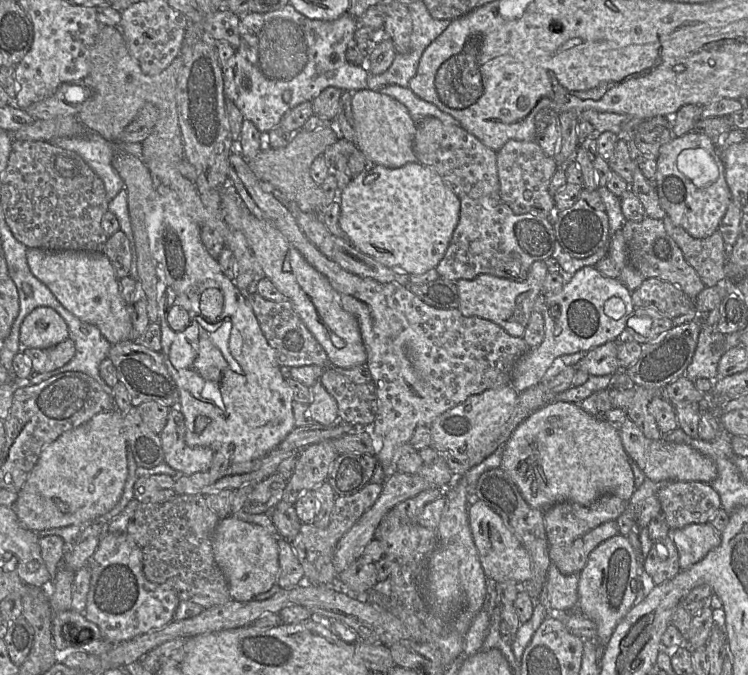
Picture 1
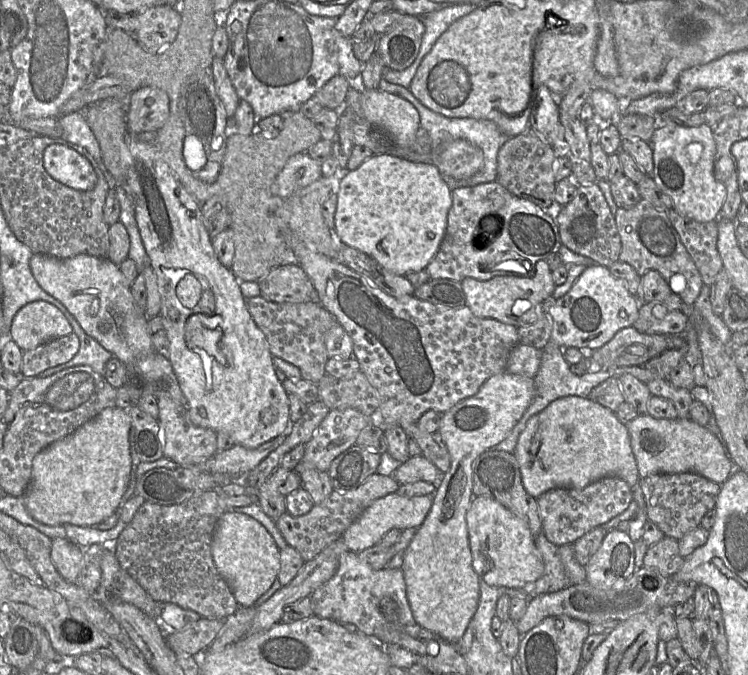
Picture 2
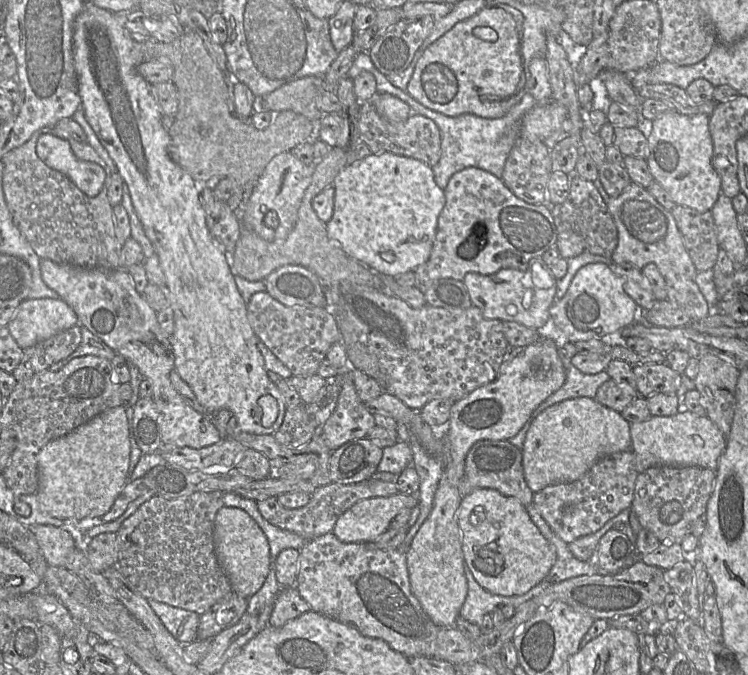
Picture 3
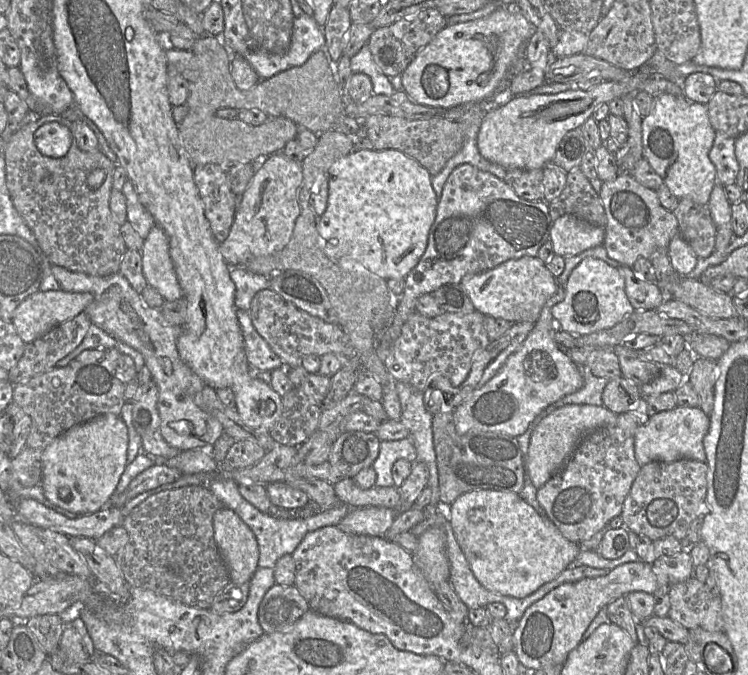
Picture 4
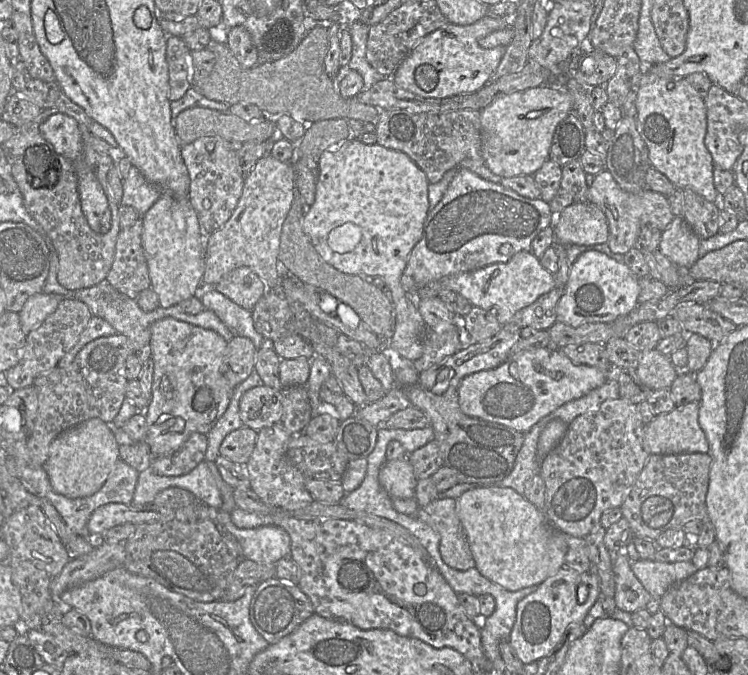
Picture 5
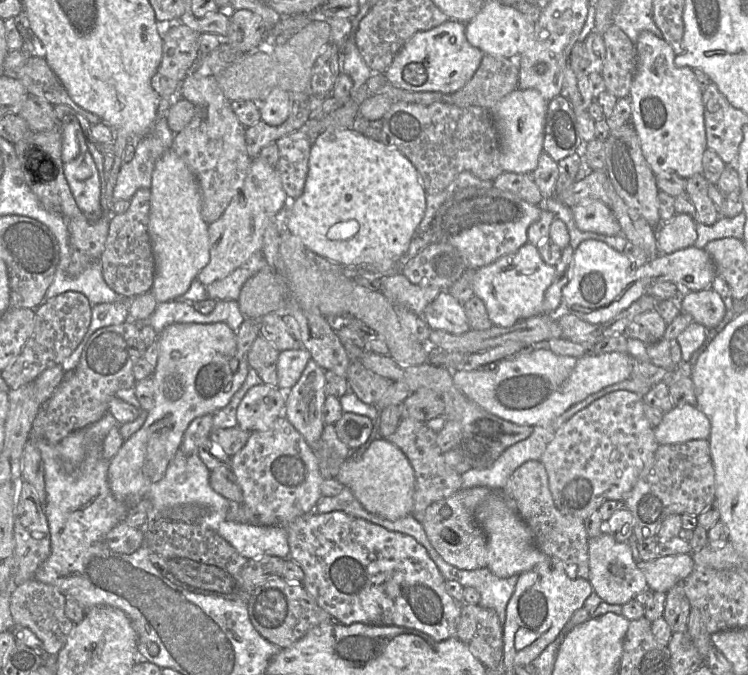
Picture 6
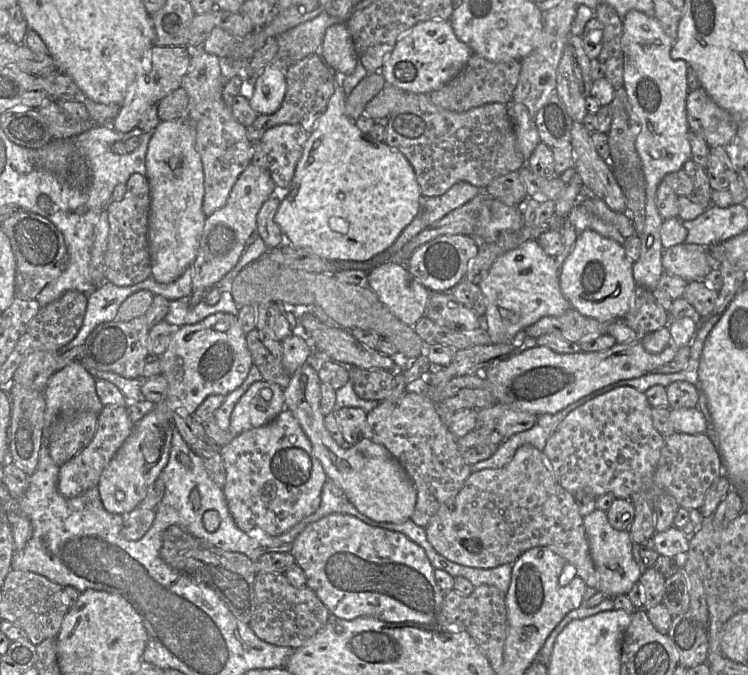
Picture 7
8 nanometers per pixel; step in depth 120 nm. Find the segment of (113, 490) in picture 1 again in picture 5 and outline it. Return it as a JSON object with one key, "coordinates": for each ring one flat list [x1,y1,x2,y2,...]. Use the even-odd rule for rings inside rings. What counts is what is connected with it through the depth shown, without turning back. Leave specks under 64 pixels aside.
{"coordinates":[[99,418,86,420,58,435,43,465,53,490,67,498,88,497,98,492,120,459,120,445,111,424]]}

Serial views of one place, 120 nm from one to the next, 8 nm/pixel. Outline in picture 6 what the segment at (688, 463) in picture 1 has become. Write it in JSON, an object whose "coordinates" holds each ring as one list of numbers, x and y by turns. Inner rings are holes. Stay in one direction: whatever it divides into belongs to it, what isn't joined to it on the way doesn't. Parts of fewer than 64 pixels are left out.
{"coordinates":[[678,405,664,413,659,425,654,427,654,436,659,445,708,440,710,422,696,406]]}

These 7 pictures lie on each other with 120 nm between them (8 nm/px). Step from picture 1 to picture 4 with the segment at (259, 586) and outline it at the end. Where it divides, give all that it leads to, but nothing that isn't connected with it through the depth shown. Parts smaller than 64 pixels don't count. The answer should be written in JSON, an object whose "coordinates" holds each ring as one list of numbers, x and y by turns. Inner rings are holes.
{"coordinates":[[221,507,213,516,214,538,232,582,250,582,258,568,259,547,249,526,236,512]]}

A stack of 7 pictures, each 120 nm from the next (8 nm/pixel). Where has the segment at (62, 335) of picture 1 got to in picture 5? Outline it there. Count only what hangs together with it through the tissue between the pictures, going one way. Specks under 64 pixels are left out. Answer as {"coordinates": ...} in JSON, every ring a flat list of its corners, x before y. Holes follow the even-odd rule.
{"coordinates":[[43,291,30,296,18,313,22,331,28,335,40,326,57,309,63,299,65,297,62,295,46,294]]}

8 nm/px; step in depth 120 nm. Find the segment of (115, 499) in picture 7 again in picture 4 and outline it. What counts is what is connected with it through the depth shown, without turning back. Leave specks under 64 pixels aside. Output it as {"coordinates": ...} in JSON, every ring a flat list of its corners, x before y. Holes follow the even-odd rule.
{"coordinates":[[52,265,51,270,62,290,92,295,92,301,84,311,92,324,143,355,145,365,158,388,157,408,161,420,159,431,164,440,180,451,212,446,224,433,223,427,215,417,200,409,194,402,194,396,206,384,180,358,177,339,182,327,166,324,160,309,146,306,140,294,120,273,98,277,73,272,57,265]]}

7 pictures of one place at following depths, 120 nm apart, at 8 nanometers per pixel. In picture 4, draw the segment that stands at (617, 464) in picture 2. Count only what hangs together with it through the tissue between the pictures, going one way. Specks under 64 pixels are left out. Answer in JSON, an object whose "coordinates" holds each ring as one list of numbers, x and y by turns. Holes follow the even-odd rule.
{"coordinates":[[568,404,544,417,531,434,528,453,524,462,526,475,533,485,537,489,542,487,563,468,585,435,606,425,615,424,617,415,603,405]]}

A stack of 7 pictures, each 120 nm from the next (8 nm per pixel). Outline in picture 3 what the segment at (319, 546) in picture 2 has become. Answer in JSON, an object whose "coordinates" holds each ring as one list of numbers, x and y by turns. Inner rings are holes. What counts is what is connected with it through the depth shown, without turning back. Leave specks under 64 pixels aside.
{"coordinates":[[371,477,356,484,344,485,331,482,326,486,319,487,311,495,309,502,301,508,285,508,278,503,275,497,268,497,256,502,257,508,265,520,281,529,299,535,308,542,332,532,338,518,356,502,362,499,388,497,397,493,394,482,383,482]]}

